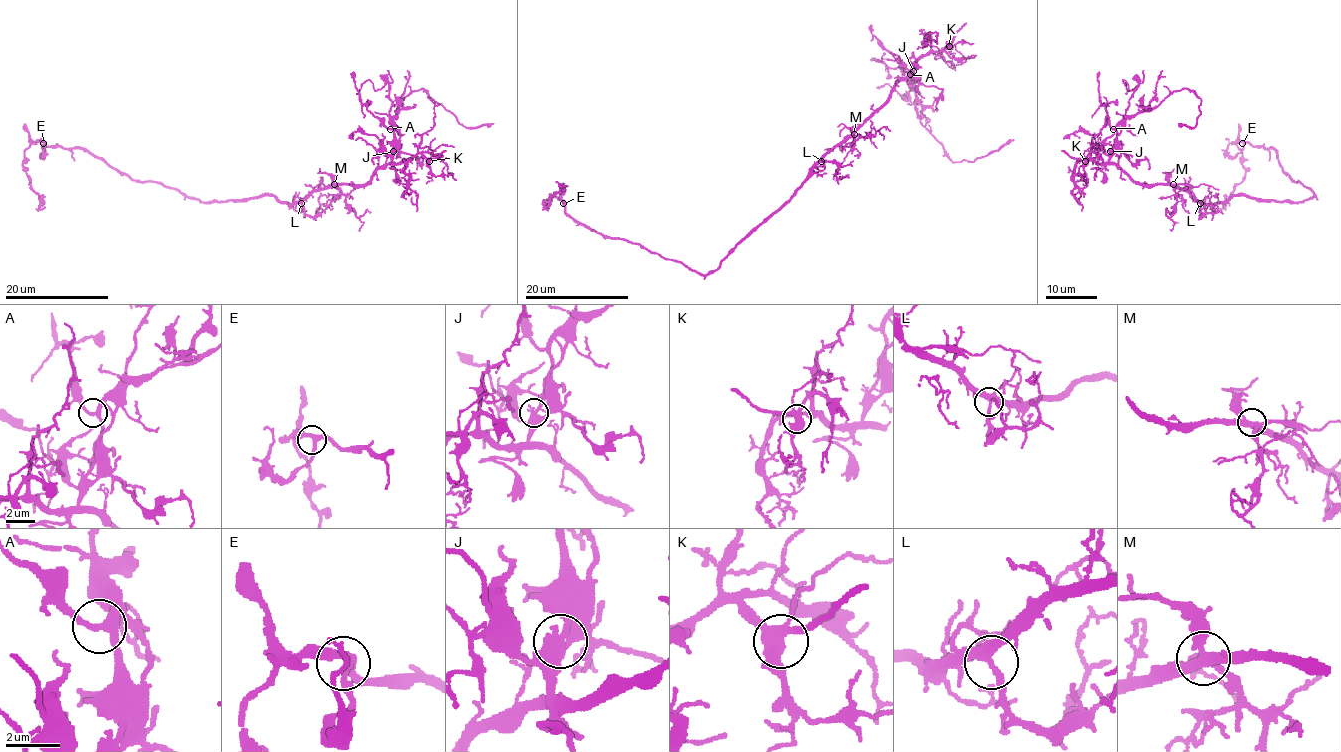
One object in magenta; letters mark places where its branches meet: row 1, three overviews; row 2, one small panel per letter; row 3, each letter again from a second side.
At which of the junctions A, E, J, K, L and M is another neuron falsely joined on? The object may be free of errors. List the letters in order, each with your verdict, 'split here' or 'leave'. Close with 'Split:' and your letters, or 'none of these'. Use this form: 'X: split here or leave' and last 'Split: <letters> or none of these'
A: leave
E: leave
J: split here
K: leave
L: leave
M: leave
Split: J

